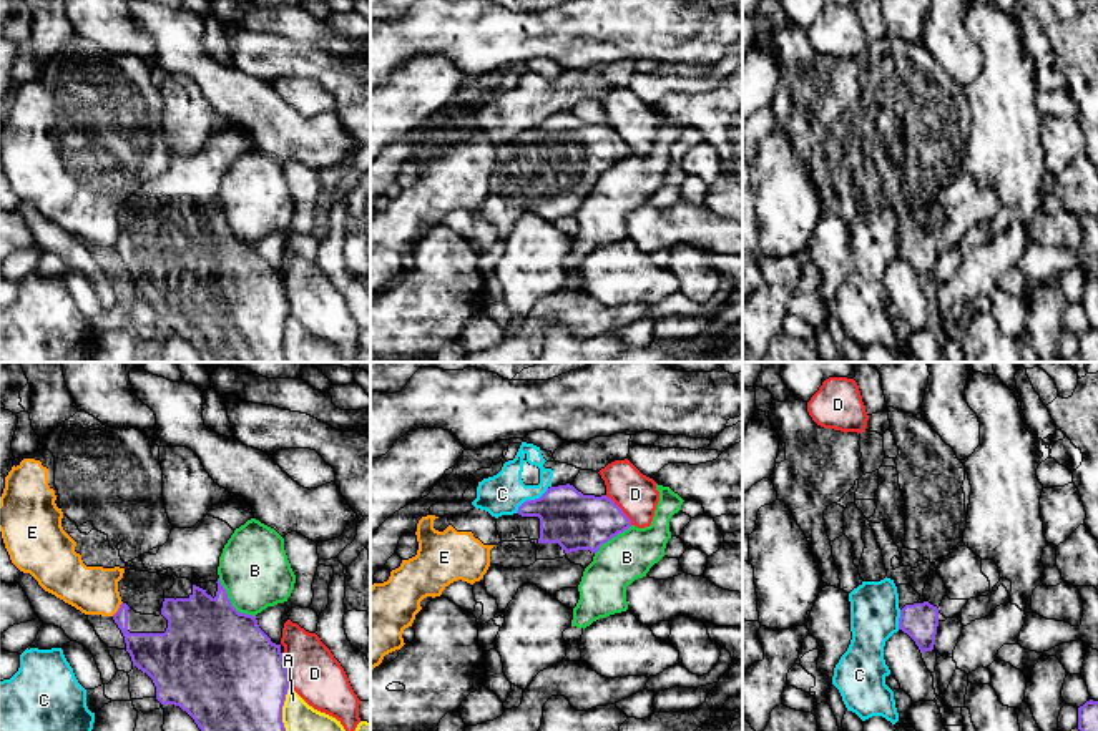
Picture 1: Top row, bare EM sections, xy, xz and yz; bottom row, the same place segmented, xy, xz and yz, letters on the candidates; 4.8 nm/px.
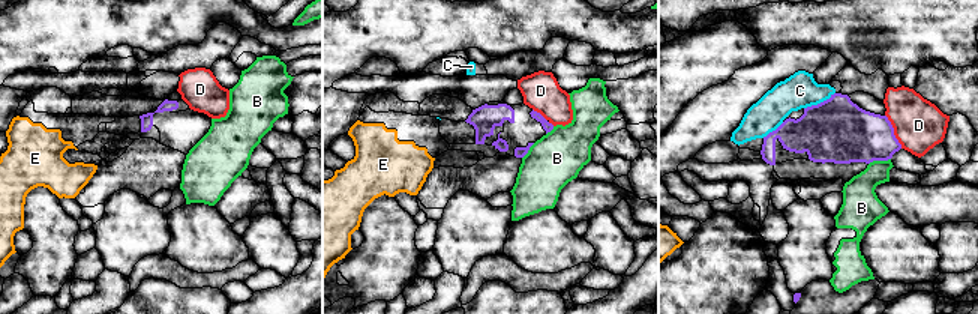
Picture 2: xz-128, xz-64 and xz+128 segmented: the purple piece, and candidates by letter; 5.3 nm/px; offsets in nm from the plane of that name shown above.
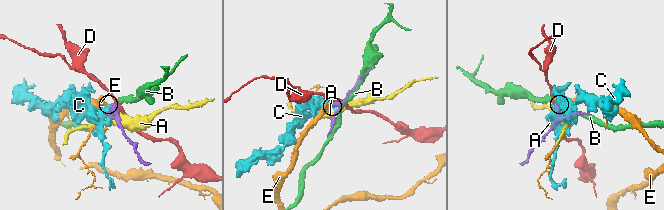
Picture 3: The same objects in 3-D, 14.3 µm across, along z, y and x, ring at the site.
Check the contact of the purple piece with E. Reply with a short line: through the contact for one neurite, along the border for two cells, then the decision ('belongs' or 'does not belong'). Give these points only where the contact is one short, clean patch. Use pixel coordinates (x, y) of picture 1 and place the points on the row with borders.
xy (122, 602), (112, 615) | does not belong

